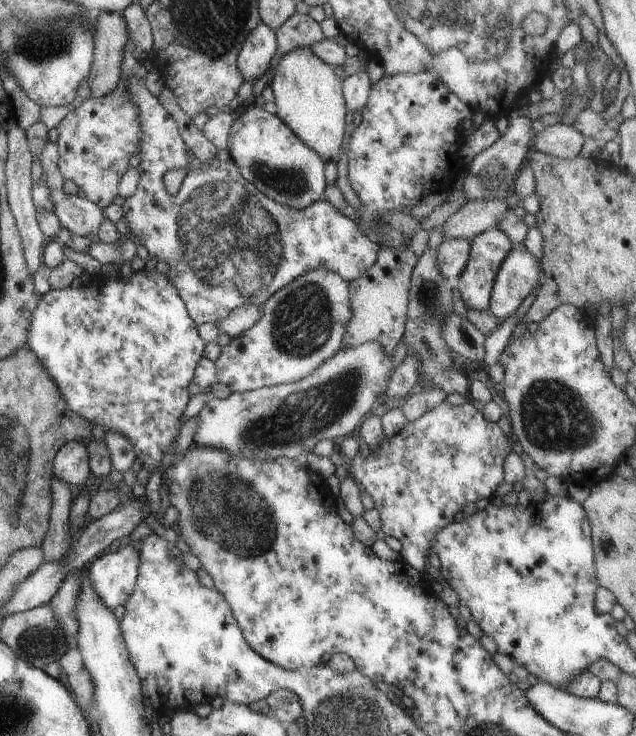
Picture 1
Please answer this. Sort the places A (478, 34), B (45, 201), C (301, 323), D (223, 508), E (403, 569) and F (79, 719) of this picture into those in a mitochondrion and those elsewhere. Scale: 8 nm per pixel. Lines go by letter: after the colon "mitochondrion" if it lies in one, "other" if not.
A: mitochondrion
B: other
C: mitochondrion
D: mitochondrion
E: other
F: other

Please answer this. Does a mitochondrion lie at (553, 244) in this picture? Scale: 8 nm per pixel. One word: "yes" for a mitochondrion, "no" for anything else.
no

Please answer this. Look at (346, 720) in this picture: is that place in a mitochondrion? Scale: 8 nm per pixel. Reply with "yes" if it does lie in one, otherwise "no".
yes

